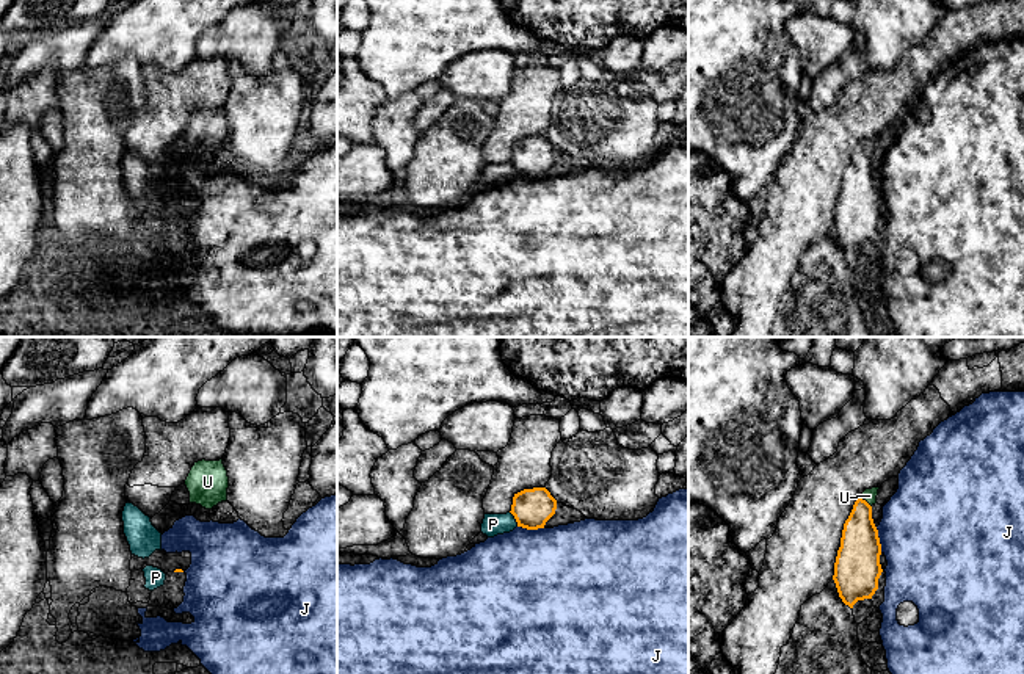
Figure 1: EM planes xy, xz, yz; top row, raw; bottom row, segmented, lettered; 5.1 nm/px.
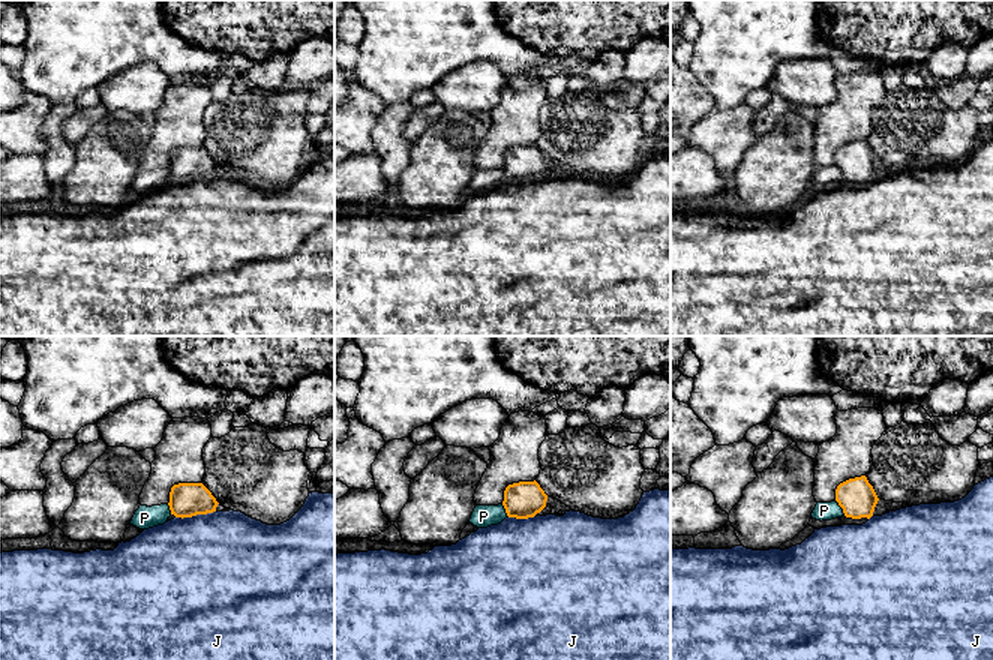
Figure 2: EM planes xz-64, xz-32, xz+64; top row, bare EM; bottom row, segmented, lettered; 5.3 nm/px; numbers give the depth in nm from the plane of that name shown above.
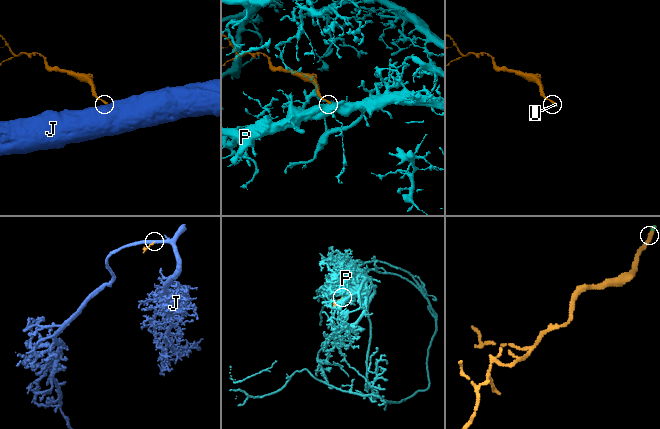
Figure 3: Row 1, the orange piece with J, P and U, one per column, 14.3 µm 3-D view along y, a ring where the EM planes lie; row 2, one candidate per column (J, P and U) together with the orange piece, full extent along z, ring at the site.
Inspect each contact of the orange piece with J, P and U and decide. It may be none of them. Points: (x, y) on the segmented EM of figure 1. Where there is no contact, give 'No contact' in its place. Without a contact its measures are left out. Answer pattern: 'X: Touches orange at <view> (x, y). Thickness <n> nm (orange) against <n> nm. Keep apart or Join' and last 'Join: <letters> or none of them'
J: Touches orange at xz (530, 529). Thickness 200 nm (orange) against 500 nm. Keep apart
P: Touches orange at xz (515, 518). Thickness 200 nm (orange) against 110 nm. Keep apart
U: Touches orange at yz (866, 502). Thickness 220 nm (orange) against 70 nm. Join
Join: U

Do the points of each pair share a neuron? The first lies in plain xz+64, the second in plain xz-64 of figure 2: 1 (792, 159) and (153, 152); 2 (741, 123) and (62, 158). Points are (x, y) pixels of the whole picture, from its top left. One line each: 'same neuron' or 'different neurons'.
1: different neurons
2: same neuron

